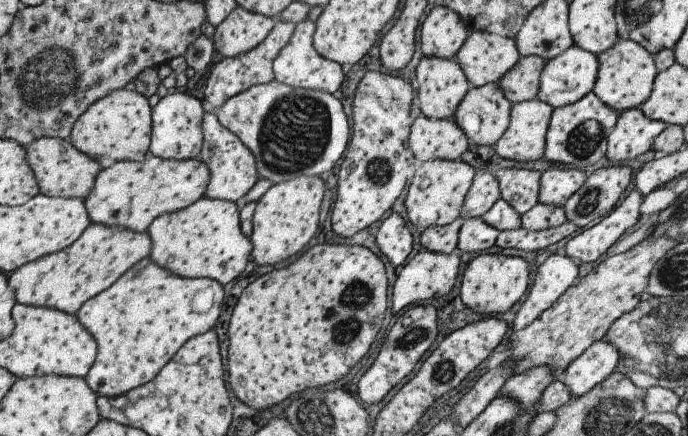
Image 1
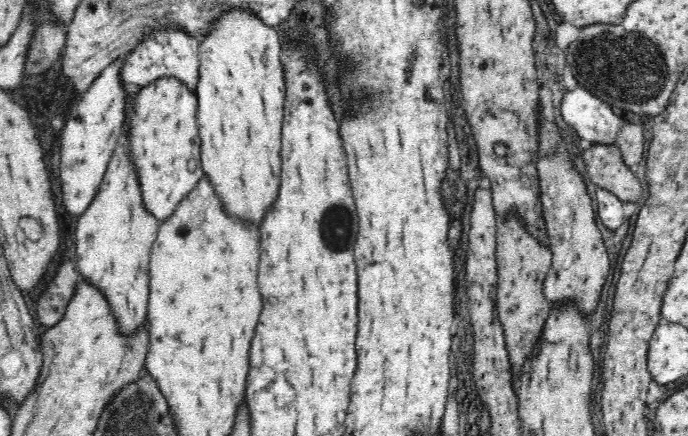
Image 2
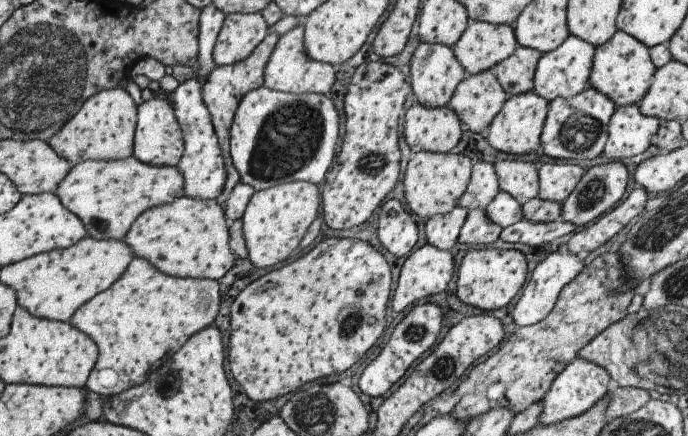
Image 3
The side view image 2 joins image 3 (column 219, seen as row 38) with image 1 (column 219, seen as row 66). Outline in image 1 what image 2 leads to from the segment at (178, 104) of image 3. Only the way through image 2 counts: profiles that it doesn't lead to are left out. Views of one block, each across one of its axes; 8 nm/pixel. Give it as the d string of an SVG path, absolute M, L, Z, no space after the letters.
M206 109L206 113L202 118L202 145L200 154L196 157L199 161L203 161L208 167L210 177L207 180L204 196L209 199L222 199L224 201L232 201L236 203L240 198L257 182L258 174L255 166L255 159L250 150L235 136L230 130L223 129L219 124L218 118L214 112Z

